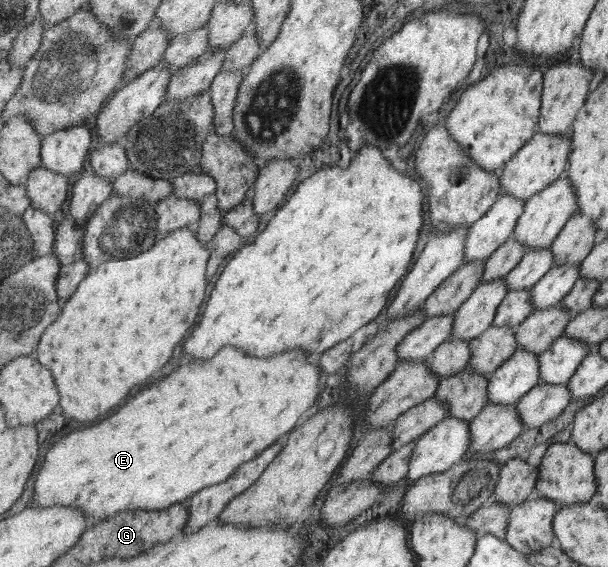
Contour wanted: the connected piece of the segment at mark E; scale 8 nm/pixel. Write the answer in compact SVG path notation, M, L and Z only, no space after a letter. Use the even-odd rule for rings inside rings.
M225 347L223 351L219 351L219 355L215 355L215 359L211 359L207 363L191 363L189 367L177 369L167 379L163 379L159 385L155 385L155 387L139 393L131 403L127 403L125 407L121 407L115 415L107 417L99 425L93 425L89 429L75 431L75 433L67 435L67 439L61 439L55 447L51 447L49 453L45 455L45 463L43 463L41 473L37 475L37 481L35 481L33 505L37 505L37 507L77 505L77 507L83 509L88 519L91 519L94 523L99 523L108 517L114 518L122 511L137 511L139 509L143 511L163 510L169 509L176 503L188 502L190 498L203 491L206 487L223 483L231 475L235 474L235 471L243 466L243 463L258 459L279 438L290 434L313 411L323 390L323 388L319 387L321 387L321 369L318 366L317 359L309 355L309 353L289 351L289 353L283 353L283 355L275 355L271 359L257 359L257 357L245 355L243 351L239 351L235 347Z

